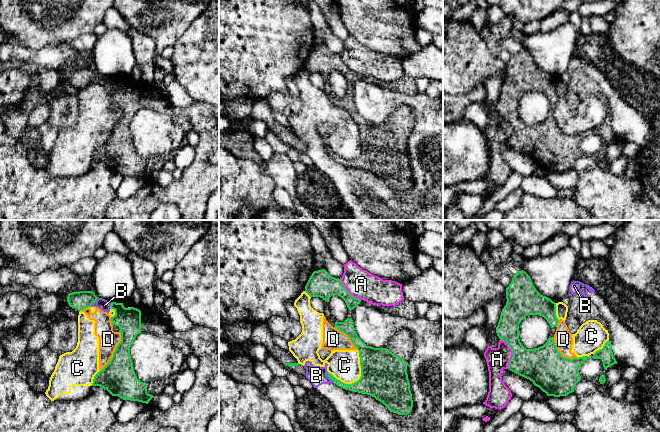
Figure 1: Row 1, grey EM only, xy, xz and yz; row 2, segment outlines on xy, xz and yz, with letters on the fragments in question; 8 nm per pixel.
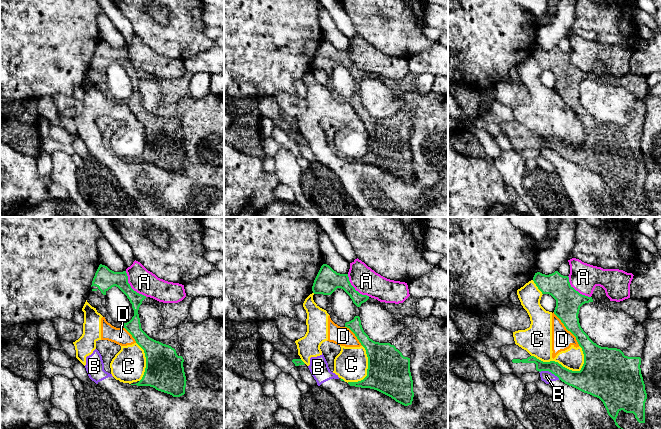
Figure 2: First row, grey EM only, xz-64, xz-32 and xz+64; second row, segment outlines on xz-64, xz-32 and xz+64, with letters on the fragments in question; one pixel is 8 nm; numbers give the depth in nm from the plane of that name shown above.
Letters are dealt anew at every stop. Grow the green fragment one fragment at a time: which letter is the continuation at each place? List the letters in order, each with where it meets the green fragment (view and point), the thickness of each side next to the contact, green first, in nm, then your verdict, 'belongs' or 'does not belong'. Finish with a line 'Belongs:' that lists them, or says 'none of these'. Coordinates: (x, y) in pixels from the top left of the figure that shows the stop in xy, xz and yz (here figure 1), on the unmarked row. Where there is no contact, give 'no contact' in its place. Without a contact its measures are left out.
A: yz (513, 129) | 300/180 nm | does not belong
B: xz (329, 153) | 90/160 nm | does not belong
C: xz (356, 157) | 380/240 nm | does not belong
D: xy (114, 127) | 280/160 nm | does not belong
Belongs: none of these

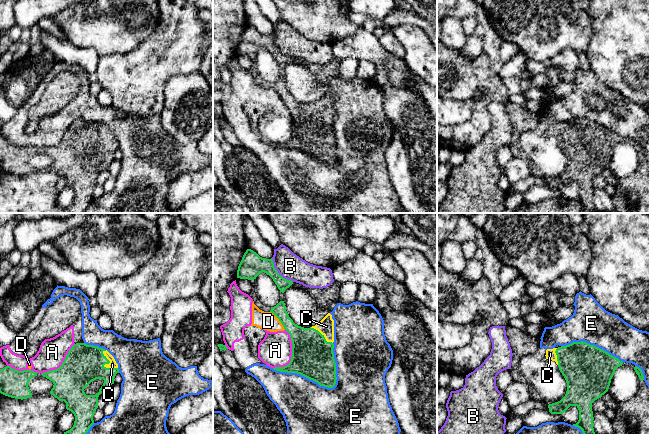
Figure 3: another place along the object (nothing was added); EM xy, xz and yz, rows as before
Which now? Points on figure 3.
A: xz (292, 130) | 340/280 nm | does not belong
B: xz (278, 49) | 190/200 nm | does not belong
C: xy (106, 139) | 300/60 nm | belongs
D: xz (279, 96) | 190/150 nm | does not belong
E: xz (323, 161) | 340/480 nm | does not belong
Belongs: C

